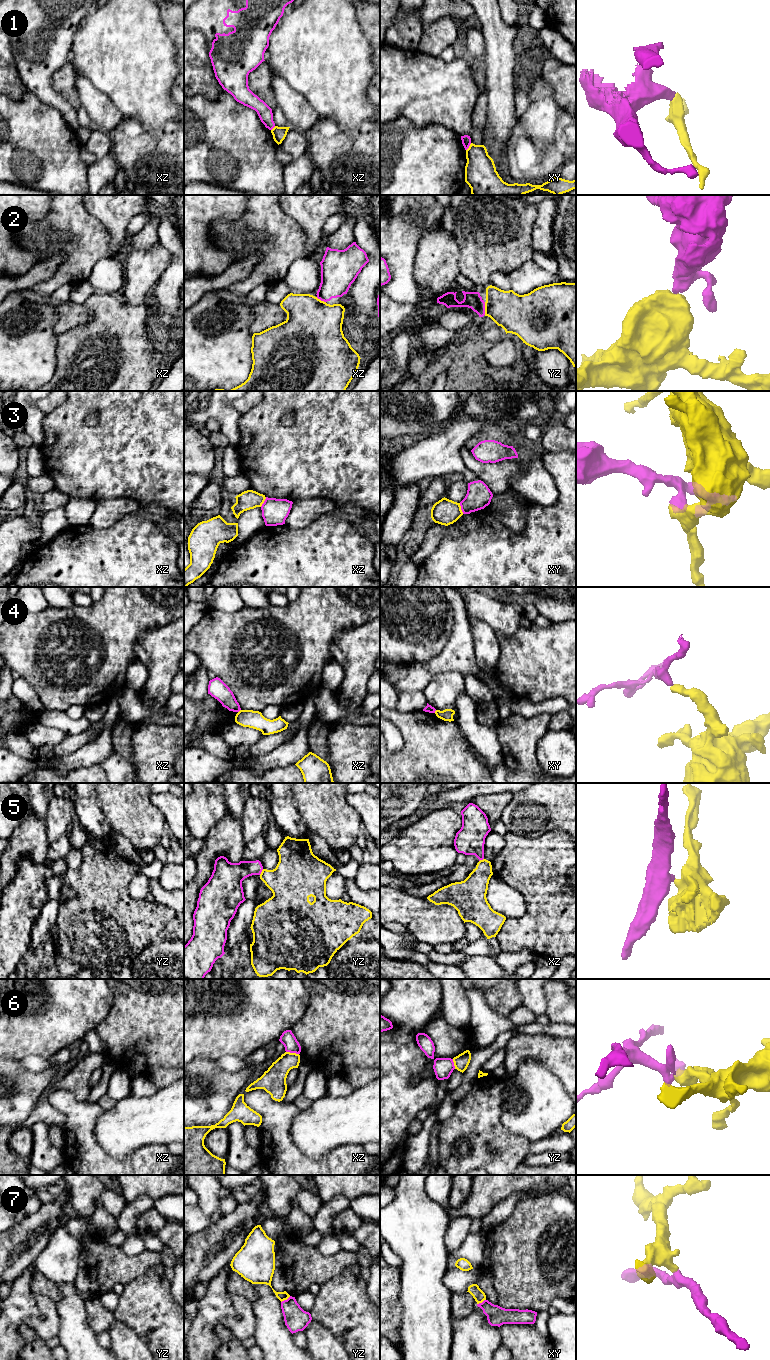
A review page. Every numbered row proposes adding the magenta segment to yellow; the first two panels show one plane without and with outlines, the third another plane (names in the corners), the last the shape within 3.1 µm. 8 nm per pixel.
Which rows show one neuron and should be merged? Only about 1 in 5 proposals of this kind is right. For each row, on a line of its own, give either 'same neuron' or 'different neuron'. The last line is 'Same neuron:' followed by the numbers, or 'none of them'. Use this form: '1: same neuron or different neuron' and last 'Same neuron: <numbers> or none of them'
1: different neuron
2: same neuron
3: different neuron
4: different neuron
5: different neuron
6: different neuron
7: different neuron
Same neuron: 2

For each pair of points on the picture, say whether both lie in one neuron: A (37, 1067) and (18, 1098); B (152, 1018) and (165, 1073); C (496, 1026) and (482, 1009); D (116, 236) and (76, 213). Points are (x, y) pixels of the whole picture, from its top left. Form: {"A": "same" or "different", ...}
{"A": "different", "B": "different", "C": "same", "D": "different"}

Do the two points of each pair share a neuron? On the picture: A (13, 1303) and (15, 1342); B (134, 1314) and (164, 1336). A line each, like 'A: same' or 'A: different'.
A: same
B: same

